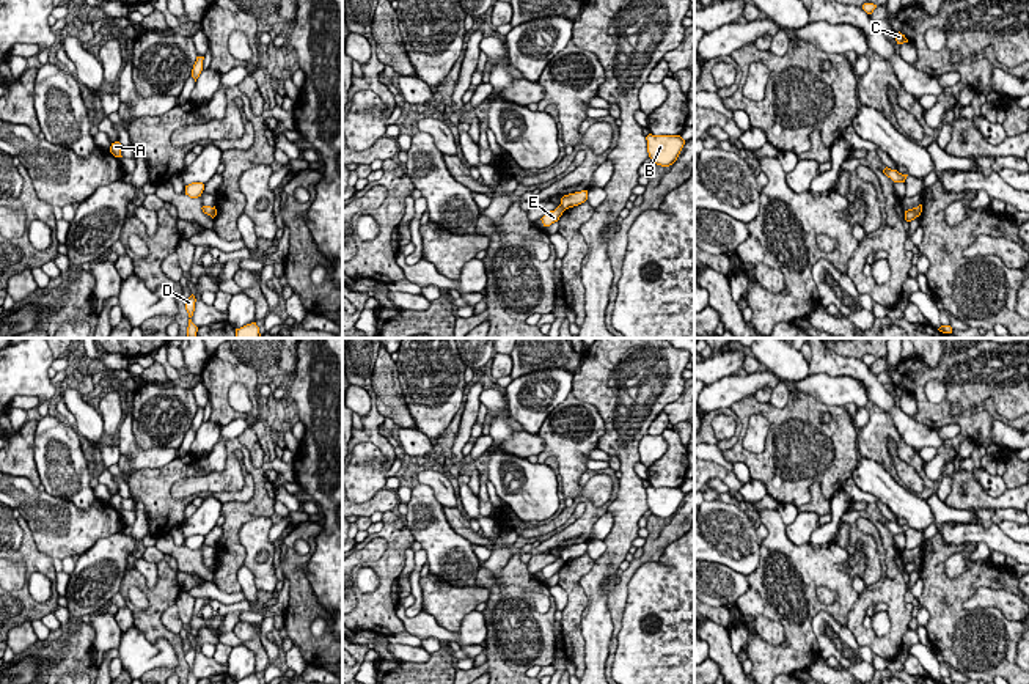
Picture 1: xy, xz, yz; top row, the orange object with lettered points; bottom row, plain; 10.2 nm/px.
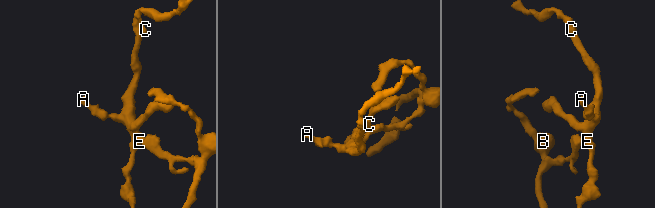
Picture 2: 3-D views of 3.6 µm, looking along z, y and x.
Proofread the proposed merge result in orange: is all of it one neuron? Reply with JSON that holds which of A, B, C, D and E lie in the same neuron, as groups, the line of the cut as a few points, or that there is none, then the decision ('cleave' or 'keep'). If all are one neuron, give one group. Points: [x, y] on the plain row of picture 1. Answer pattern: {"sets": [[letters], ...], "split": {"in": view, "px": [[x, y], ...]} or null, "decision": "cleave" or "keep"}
{"sets": [["A", "C", "D", "E"], ["B"]], "split": {"in": "xz", "px": [[560, 557], [564, 562]]}, "decision": "cleave"}

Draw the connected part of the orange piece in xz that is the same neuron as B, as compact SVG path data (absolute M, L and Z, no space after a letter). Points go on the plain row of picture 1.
M652 487L646 489L647 492L647 505L654 516L661 519L672 517L683 497L685 492L680 487Z

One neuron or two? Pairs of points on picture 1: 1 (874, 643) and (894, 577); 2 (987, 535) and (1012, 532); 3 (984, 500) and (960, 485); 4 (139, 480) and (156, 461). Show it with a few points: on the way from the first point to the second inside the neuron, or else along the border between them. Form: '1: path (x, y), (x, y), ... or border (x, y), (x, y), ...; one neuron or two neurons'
1: path (893, 634), (896, 631), (894, 596); one neuron
2: border (998, 525), (1012, 540); two neurons
3: path (981, 494), (971, 485), (966, 485); one neuron
4: border (121, 453), (134, 469), (157, 469), (176, 458); two neurons

